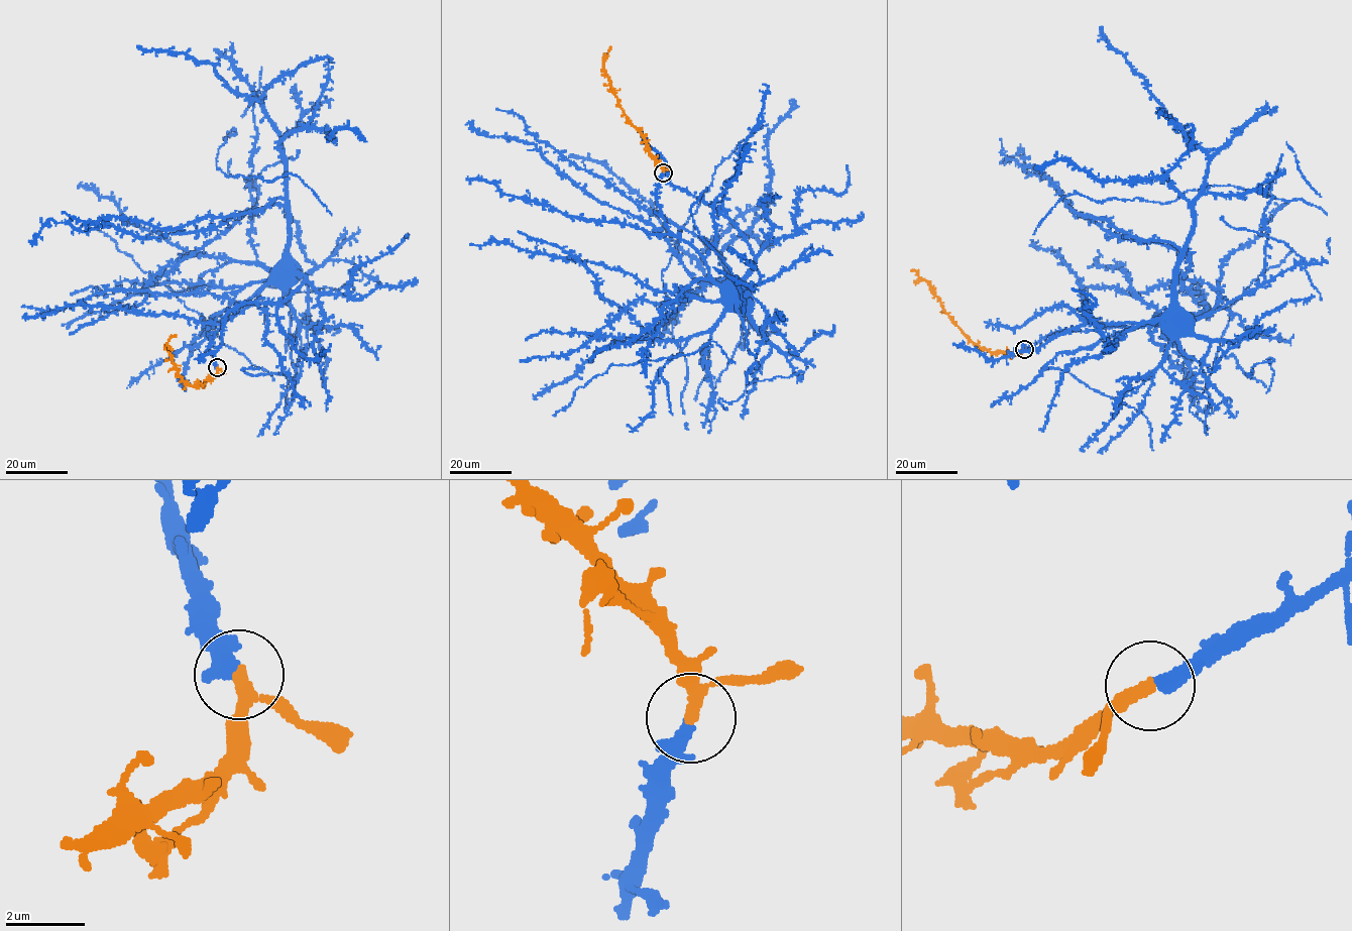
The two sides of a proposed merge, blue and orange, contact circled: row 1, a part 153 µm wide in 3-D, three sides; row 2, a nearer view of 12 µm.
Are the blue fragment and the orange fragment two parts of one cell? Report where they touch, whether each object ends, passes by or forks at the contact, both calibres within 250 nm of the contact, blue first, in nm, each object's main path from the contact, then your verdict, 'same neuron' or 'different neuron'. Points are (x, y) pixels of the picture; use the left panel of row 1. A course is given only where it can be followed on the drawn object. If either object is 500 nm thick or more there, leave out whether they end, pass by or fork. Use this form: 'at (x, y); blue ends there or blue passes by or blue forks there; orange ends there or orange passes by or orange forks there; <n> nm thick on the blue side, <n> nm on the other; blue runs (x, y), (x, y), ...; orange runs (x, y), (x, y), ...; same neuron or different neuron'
at (217, 367); blue ends there; orange passes by; 420 nm thick on the blue side, 240 nm on the other; blue runs (217, 367), (210, 351), (212, 335), (228, 320), (252, 304), (269, 282), (273, 282), (284, 272); orange runs (217, 367), (215, 376), (204, 385), (190, 385), (178, 373), (168, 350), (167, 342), (176, 336); same neuron

